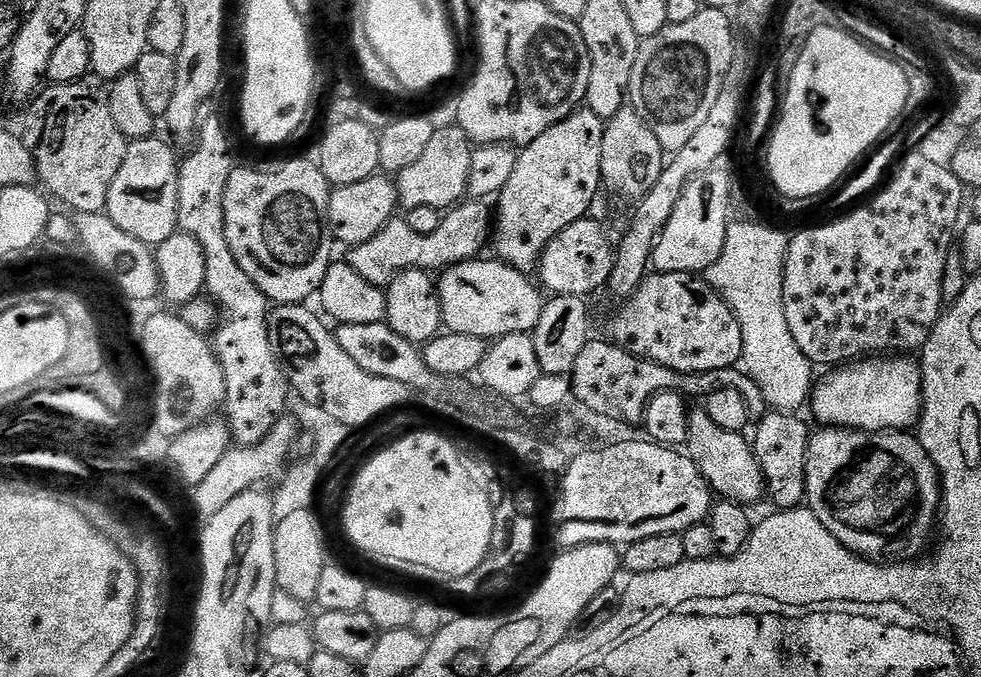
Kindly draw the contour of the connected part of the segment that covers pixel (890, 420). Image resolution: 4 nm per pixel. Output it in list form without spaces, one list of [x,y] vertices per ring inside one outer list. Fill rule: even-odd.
[[[884,354],[879,358],[864,358],[859,362],[849,362],[843,366],[837,367],[829,376],[824,376],[815,381],[812,395],[810,397],[810,409],[816,415],[817,425],[827,426],[829,428],[853,428],[859,432],[903,432],[905,430],[912,430],[917,427],[920,412],[926,406],[926,381],[924,379],[924,374],[919,363],[916,364],[911,355],[908,354]]]

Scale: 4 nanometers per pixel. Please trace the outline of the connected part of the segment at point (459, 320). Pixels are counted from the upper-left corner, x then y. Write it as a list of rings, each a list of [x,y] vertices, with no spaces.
[[[477,258],[467,260],[443,269],[438,276],[438,291],[440,293],[440,309],[444,319],[443,327],[458,334],[474,334],[486,341],[493,341],[498,336],[514,334],[515,332],[531,333],[538,326],[539,318],[545,304],[545,297],[540,297],[541,289],[535,283],[531,284],[529,277],[517,268],[512,268],[502,260],[495,258]]]

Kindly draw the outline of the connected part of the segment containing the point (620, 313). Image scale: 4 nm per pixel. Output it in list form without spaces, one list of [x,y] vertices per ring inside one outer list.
[[[659,273],[649,274],[644,277],[644,281],[638,286],[638,290],[629,300],[623,301],[619,305],[620,308],[616,312],[616,317],[608,324],[608,332],[606,332],[607,339],[611,340],[613,344],[620,348],[625,348],[630,354],[641,356],[644,360],[649,360],[655,364],[666,366],[670,370],[674,370],[677,374],[684,372],[688,376],[696,376],[699,372],[710,374],[714,370],[722,370],[723,368],[730,368],[739,365],[742,360],[742,326],[738,326],[738,318],[734,318],[734,314],[730,310],[730,306],[720,296],[716,289],[708,285],[707,279],[701,278],[699,275],[692,275],[690,273]]]

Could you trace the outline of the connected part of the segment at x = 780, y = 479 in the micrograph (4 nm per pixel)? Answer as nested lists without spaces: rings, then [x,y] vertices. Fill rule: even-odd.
[[[769,411],[755,425],[754,447],[764,475],[764,487],[767,495],[772,495],[775,507],[780,510],[799,508],[806,500],[806,454],[810,428],[800,418],[790,412]]]

